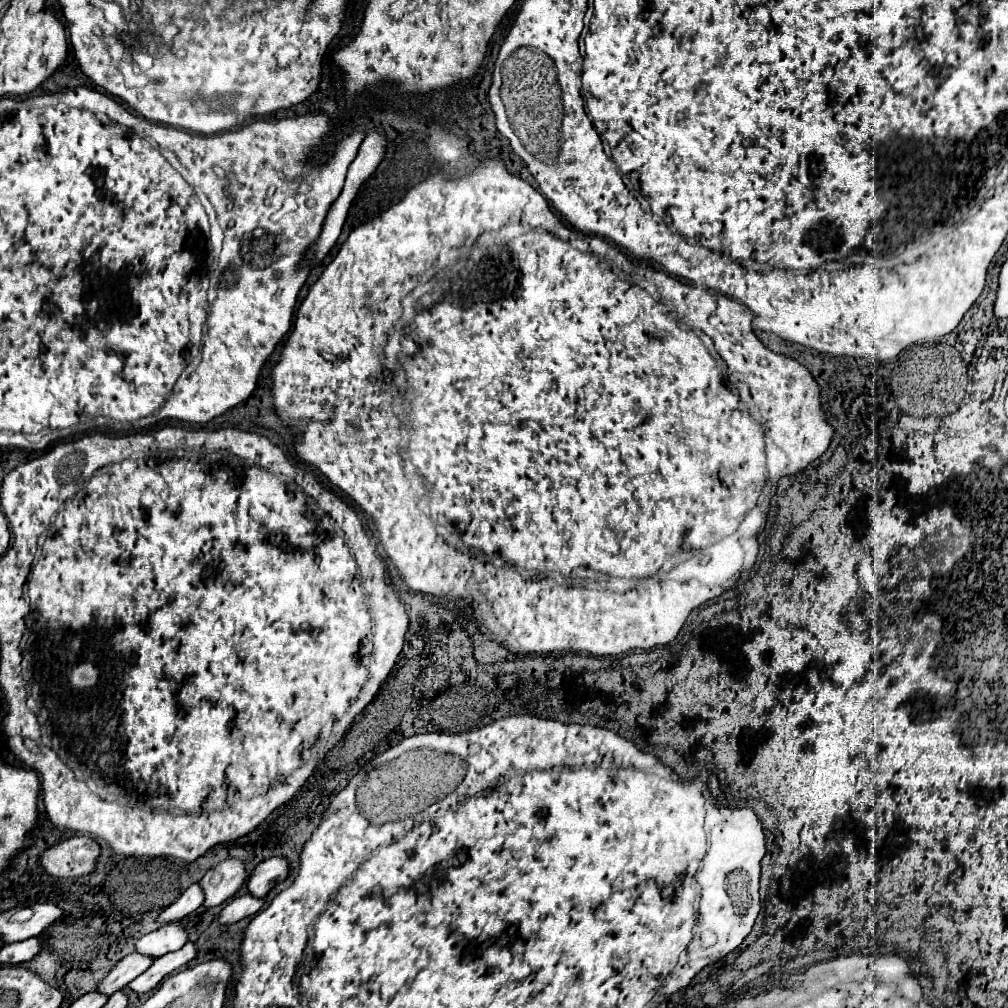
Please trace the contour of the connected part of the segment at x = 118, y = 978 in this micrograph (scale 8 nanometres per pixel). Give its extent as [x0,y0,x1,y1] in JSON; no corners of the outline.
[96,954,154,996]

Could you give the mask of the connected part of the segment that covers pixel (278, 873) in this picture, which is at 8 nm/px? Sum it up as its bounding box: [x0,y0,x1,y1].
[246,858,288,898]

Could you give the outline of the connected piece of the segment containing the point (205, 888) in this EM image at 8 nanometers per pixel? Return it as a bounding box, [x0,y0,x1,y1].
[200,858,246,908]

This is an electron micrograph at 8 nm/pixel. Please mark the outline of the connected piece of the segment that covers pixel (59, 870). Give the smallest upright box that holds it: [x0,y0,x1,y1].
[40,836,100,878]

